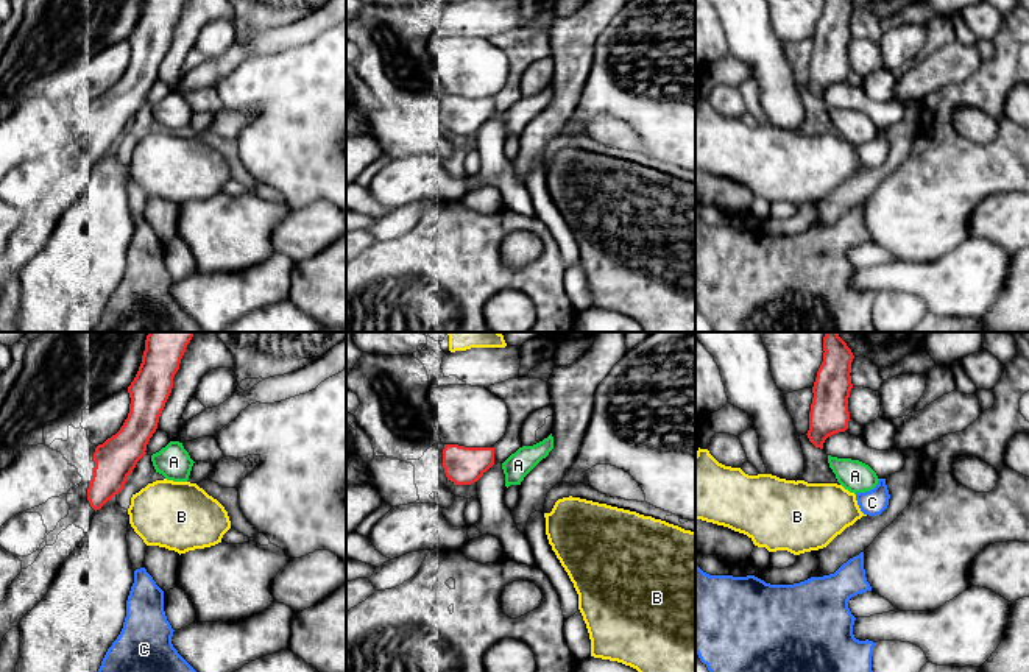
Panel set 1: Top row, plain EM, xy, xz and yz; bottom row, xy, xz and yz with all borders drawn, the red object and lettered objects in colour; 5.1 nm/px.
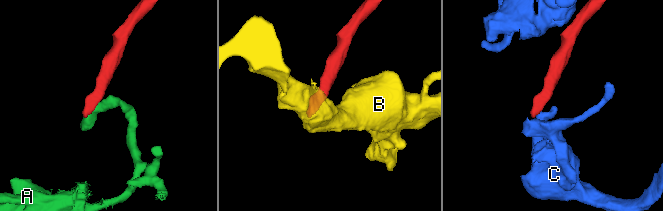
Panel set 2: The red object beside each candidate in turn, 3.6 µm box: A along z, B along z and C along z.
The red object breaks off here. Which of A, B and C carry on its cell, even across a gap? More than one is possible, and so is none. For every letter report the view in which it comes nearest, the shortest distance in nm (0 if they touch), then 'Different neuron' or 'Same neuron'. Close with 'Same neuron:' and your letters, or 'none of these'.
A: Closest in xy. Distance 40 nm. Different neuron
B: Closest in xy. Distance 60 nm. Different neuron
C: Closest in yz. Distance 300 nm. Different neuron
Same neuron: none of these

